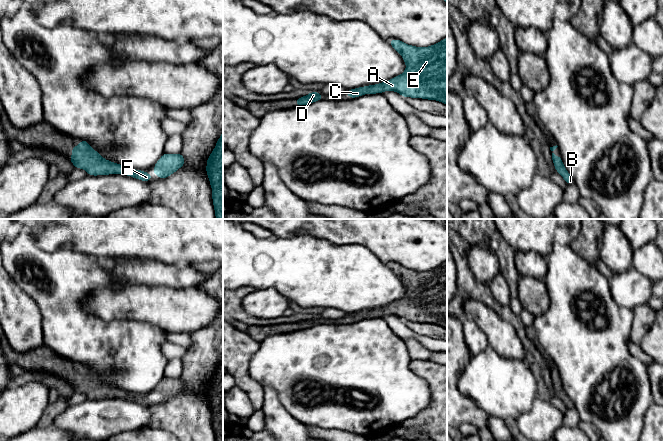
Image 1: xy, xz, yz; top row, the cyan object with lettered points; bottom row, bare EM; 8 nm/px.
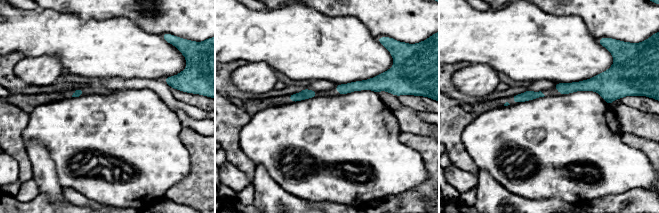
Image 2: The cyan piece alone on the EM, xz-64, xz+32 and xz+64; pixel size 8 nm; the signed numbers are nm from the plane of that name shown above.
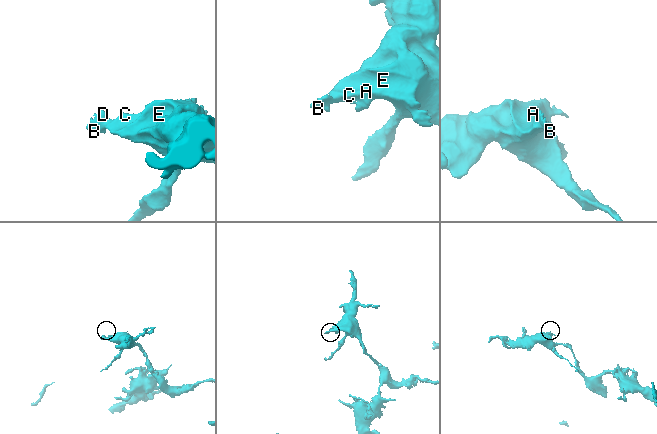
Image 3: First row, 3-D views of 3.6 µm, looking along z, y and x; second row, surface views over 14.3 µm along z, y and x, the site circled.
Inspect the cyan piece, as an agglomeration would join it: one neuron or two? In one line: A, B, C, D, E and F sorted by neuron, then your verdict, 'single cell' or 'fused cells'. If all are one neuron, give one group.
A B C D E F; single cell

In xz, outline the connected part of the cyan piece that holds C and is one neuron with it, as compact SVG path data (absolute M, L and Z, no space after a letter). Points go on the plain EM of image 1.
M447 261L437 268L421 272L408 269L398 263L389 264L389 268L402 280L406 294L388 305L349 313L346 315L346 319L353 323L364 318L382 318L384 315L395 315L404 322L437 324L447 329Z

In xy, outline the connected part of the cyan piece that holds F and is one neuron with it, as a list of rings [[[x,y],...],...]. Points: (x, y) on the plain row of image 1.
[[[80,364],[80,368],[78,370],[72,370],[71,373],[73,377],[69,381],[70,385],[75,392],[84,393],[88,399],[121,398],[146,406],[152,402],[152,399],[145,395],[129,393],[123,389],[104,383],[85,364]]]

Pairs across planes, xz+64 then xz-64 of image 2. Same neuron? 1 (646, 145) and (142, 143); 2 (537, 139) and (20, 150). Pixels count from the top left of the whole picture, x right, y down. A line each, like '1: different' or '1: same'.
1: different
2: different

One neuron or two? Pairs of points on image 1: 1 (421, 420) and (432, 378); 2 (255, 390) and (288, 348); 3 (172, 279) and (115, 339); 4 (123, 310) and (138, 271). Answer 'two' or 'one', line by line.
1: one
2: two
3: two
4: one

